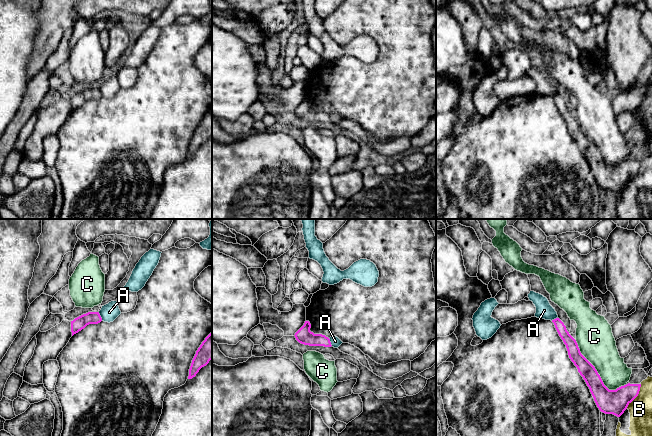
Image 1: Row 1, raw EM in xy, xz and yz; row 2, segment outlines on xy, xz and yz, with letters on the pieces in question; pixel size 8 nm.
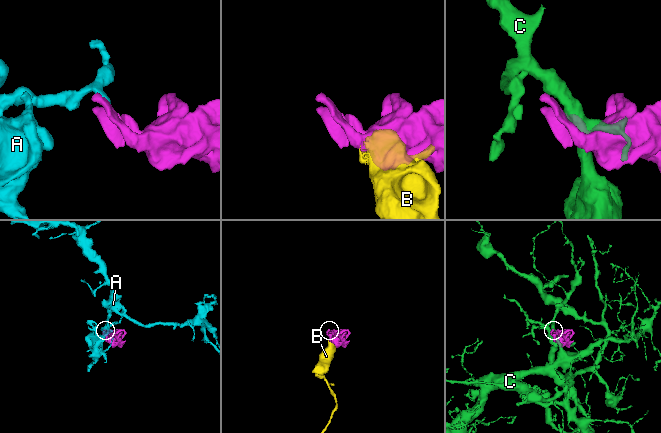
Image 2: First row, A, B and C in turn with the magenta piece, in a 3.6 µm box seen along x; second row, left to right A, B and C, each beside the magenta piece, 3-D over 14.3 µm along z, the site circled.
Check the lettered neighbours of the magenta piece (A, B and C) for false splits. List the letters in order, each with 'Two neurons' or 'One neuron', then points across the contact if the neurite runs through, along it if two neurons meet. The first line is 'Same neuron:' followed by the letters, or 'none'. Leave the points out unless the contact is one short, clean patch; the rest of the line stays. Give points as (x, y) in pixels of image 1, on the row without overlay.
Same neuron: none
A: Two neurons. Boundary: xy (98, 88), (102, 96)
B: Two neurons
C: Two neurons

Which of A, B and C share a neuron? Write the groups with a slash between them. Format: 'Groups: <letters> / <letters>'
Groups: A / B / C

